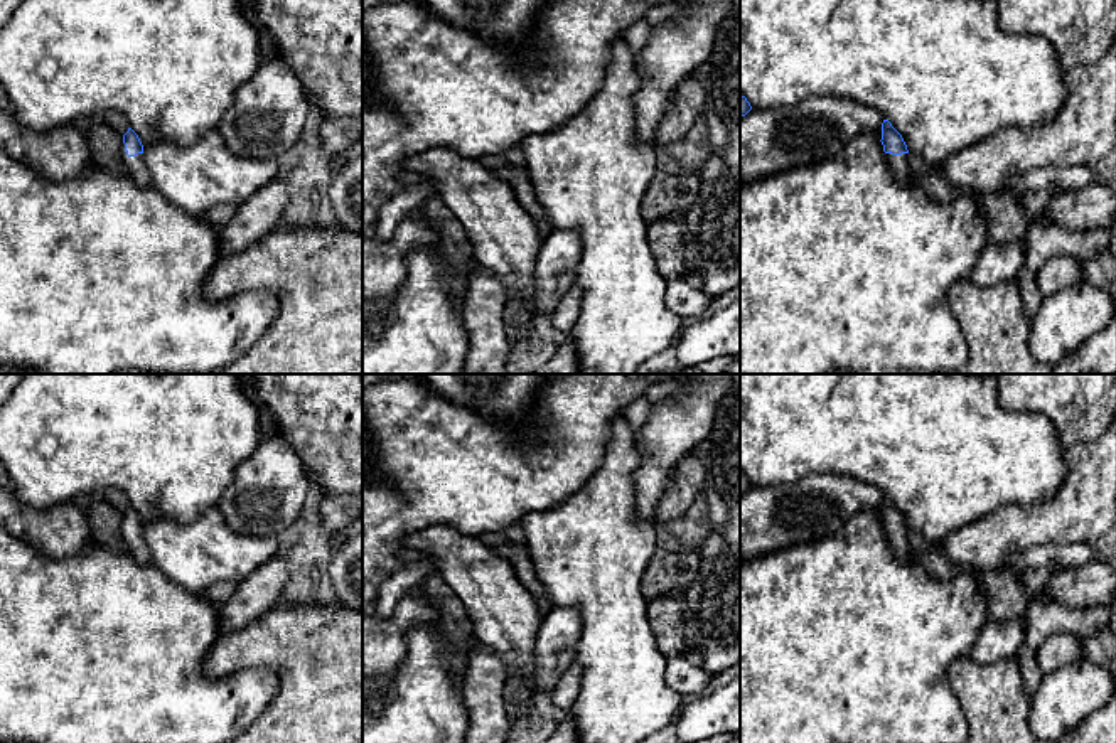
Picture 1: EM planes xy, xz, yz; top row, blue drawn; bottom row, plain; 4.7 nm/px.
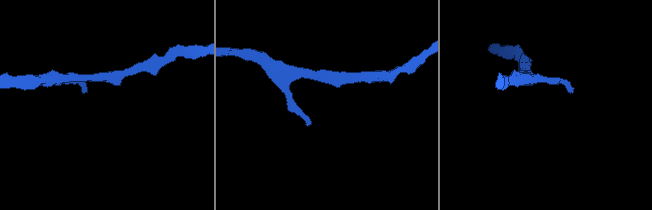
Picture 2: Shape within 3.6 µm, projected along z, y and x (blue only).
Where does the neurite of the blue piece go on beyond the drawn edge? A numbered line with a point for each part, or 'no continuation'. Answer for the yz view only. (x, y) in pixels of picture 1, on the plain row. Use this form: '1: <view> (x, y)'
1: yz (902, 550)

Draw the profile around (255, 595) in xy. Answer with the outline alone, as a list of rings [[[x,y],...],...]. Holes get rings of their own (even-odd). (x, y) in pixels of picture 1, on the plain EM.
[[[276,556],[239,581],[233,596],[216,607],[221,632],[239,630],[263,617],[280,600],[287,580],[288,566]]]

